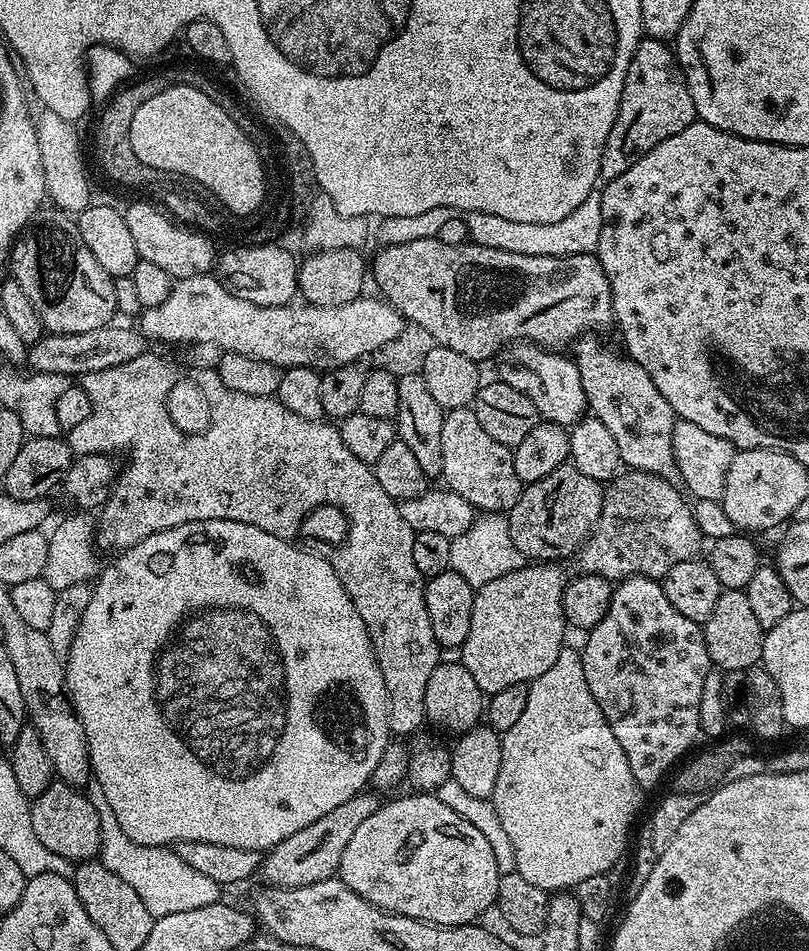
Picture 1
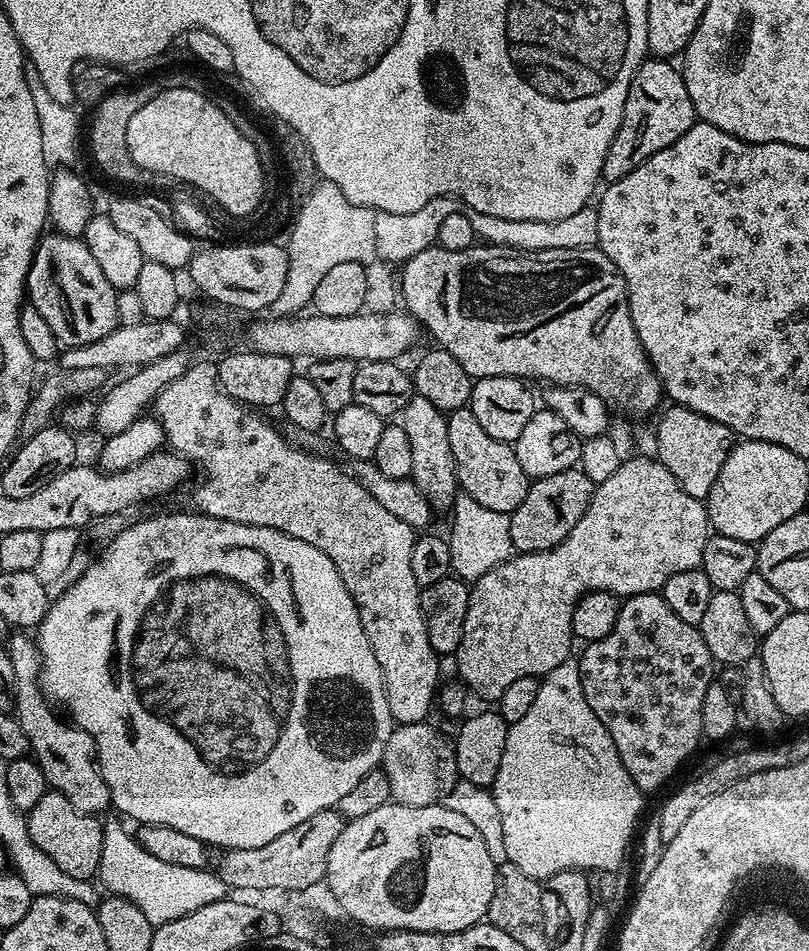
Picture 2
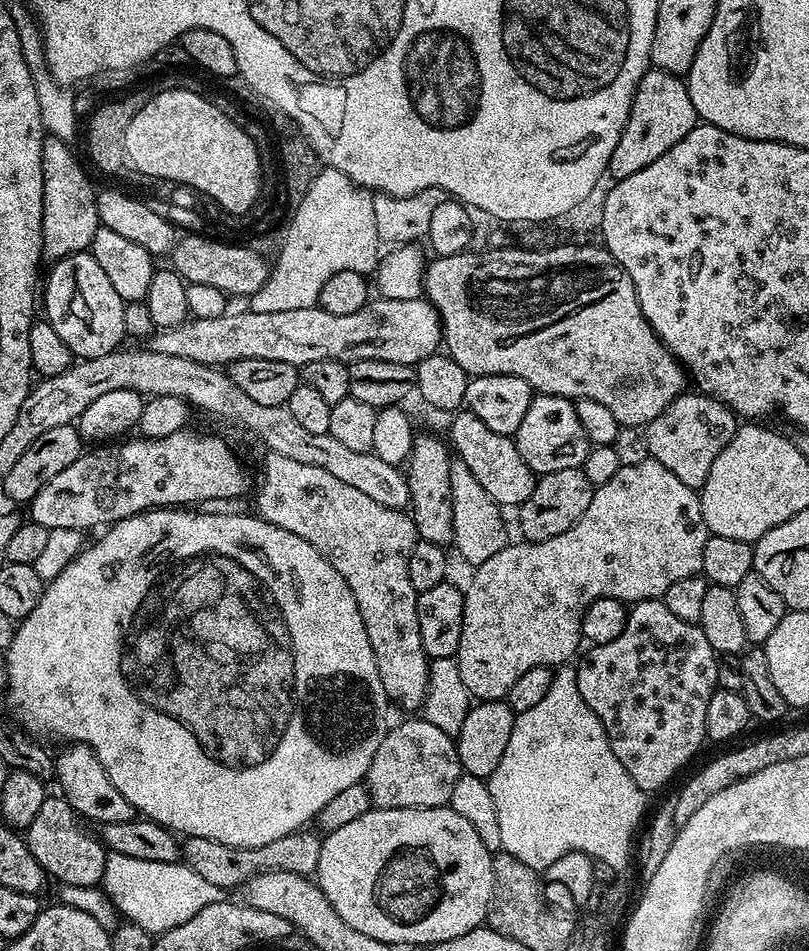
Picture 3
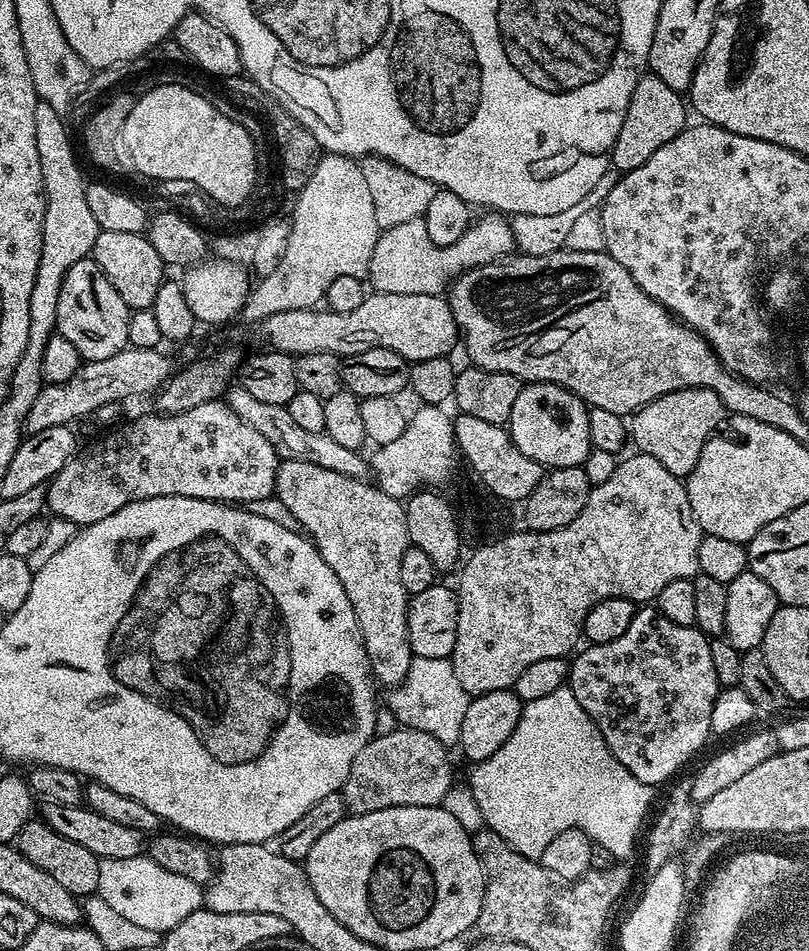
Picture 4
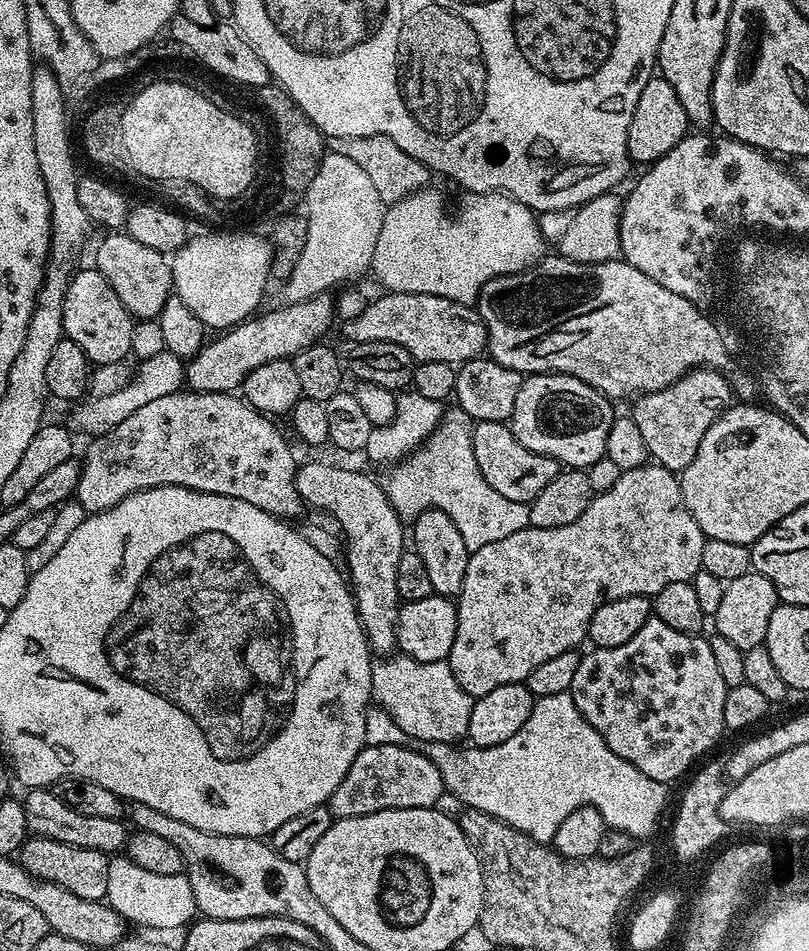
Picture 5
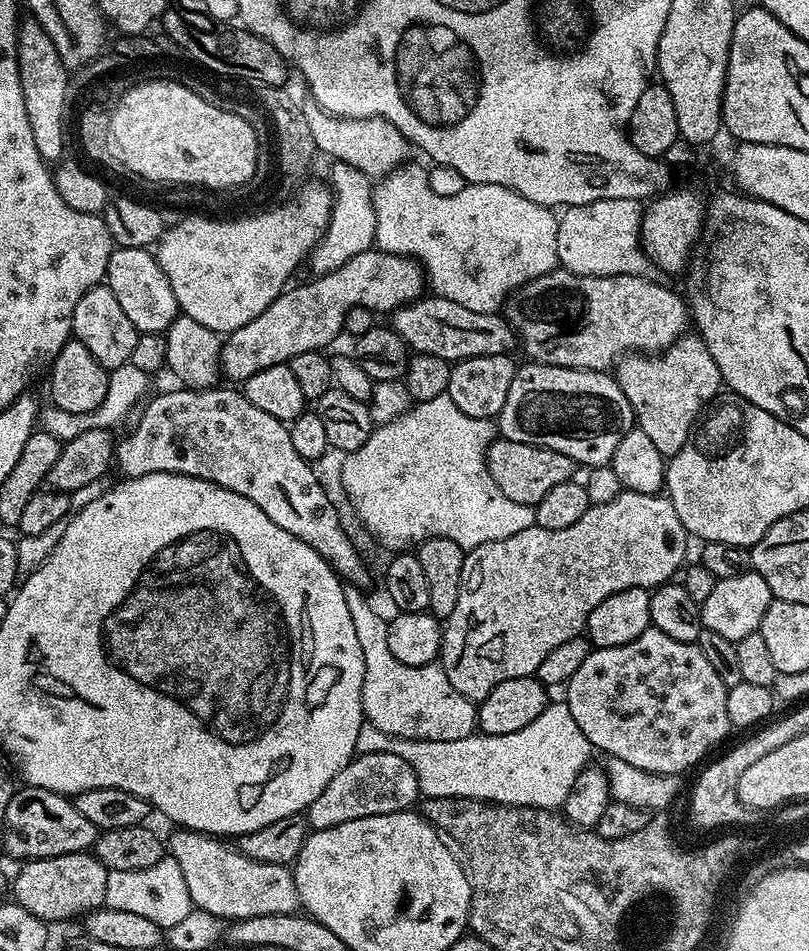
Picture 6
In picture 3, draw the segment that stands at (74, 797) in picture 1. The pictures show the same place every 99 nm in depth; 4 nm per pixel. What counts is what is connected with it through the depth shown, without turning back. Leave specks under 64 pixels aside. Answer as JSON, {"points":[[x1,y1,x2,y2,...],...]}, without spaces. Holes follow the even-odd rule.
{"points":[[45,795,38,815,26,830,26,843,30,854,34,854,37,862,43,866,45,873,61,885,97,887,103,881,106,870,108,852,99,839,96,840,83,828,76,815,63,795]]}

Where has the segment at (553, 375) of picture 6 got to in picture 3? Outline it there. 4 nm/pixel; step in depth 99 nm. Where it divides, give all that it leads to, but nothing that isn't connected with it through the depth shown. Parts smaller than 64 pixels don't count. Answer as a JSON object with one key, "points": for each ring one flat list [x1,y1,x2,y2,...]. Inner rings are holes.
{"points":[[562,396,534,398,526,410,526,416,522,418,522,426,518,426,514,439,516,448,522,454,526,466,530,466,533,472,537,474,581,467,584,459,588,457,590,447,588,436,584,433,582,426,578,422,575,403]]}

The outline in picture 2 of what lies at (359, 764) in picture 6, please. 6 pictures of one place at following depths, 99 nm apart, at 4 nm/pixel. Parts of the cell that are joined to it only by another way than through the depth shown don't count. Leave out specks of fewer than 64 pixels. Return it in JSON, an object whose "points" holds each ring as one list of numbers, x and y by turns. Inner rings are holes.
{"points":[[431,723,402,724,393,727,390,738,386,742,382,770,386,774,386,782,390,782,390,797,395,803,402,806,430,806,441,803,448,792,460,780,460,771,456,761,455,747,436,728,431,728]]}

